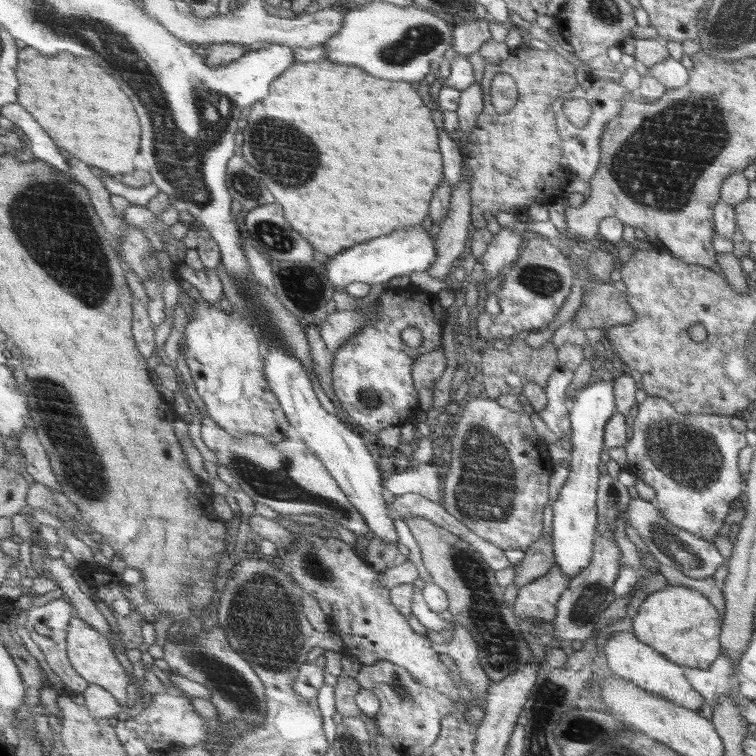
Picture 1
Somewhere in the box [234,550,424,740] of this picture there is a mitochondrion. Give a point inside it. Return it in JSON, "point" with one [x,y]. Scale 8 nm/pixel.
{"point":[402,692]}

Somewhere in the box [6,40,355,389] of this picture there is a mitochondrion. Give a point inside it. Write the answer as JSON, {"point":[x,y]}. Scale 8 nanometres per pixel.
{"point":[51,220]}

